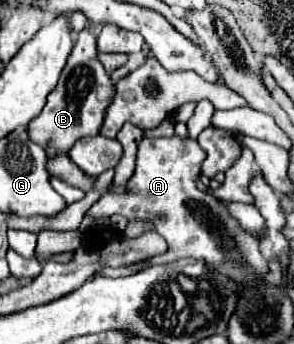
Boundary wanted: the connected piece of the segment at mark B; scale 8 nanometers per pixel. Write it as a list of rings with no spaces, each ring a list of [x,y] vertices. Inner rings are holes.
[[[82,29],[72,47],[66,67],[62,69],[60,81],[50,91],[42,113],[28,123],[28,137],[36,141],[42,149],[46,149],[46,155],[52,159],[58,155],[66,155],[78,139],[94,137],[100,133],[104,111],[110,105],[112,97],[114,83],[98,61],[96,37],[88,29]]]

